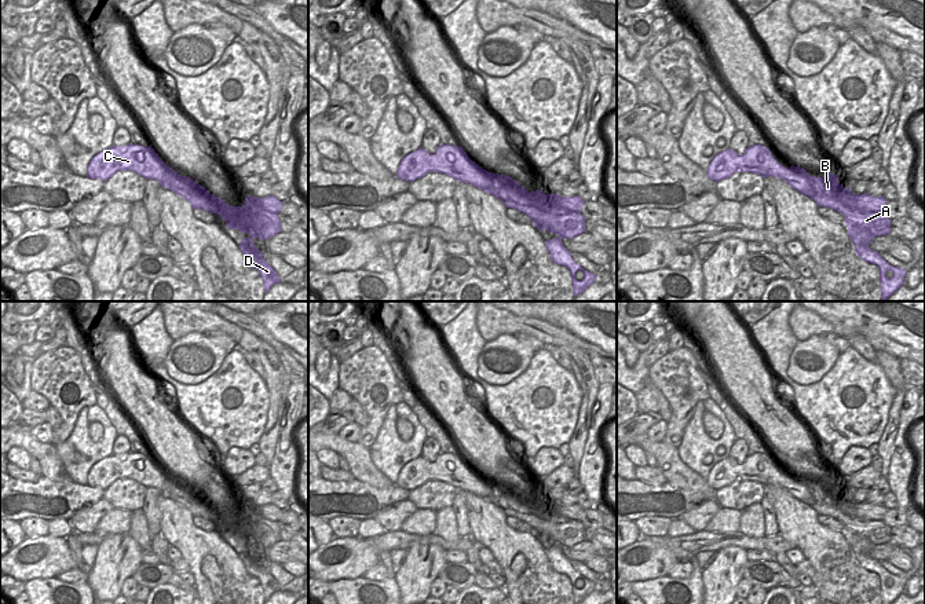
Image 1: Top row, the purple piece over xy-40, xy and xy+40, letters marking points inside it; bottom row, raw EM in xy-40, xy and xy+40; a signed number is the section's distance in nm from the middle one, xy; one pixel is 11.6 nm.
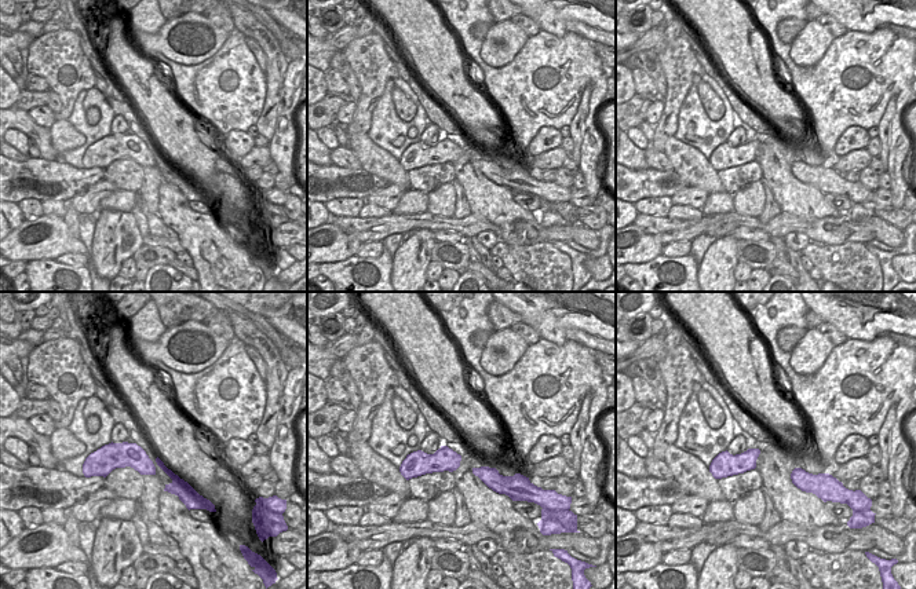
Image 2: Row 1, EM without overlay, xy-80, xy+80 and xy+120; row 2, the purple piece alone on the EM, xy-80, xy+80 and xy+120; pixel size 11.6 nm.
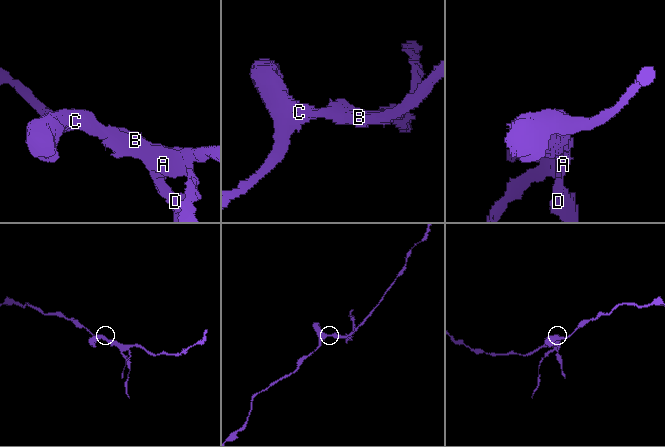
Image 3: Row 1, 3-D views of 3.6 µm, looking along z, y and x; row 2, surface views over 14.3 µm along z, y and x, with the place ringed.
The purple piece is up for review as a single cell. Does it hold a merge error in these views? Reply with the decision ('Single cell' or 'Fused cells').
Fused cells.

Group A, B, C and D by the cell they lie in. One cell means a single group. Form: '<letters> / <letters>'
A D / B C

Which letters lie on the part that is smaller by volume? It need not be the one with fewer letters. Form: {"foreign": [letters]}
{"foreign": ["A", "D"]}

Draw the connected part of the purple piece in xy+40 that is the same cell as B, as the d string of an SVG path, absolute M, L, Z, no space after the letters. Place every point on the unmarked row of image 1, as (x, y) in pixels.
M761 453L750 454L739 464L735 458L719 461L706 479L709 487L720 490L735 480L752 480L763 486L780 486L794 498L814 505L827 502L840 508L849 516L856 515L860 520L884 520L888 509L884 505L870 502L853 502L851 497L838 490L838 484L827 480L823 486L809 484L804 476L791 473L789 477L780 473L771 462L769 457Z

